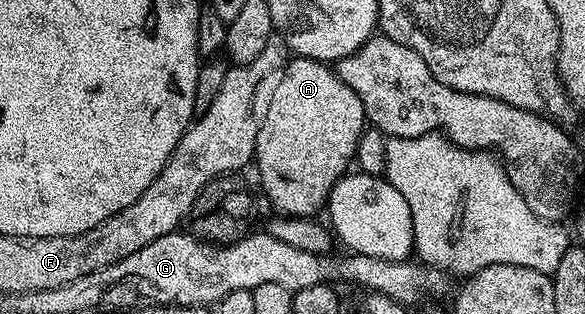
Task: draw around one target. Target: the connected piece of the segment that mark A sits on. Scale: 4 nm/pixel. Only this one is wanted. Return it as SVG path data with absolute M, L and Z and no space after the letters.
M308 57L288 60L257 131L253 158L274 212L284 217L314 218L315 212L326 206L331 188L352 168L364 128L361 99L330 64Z

